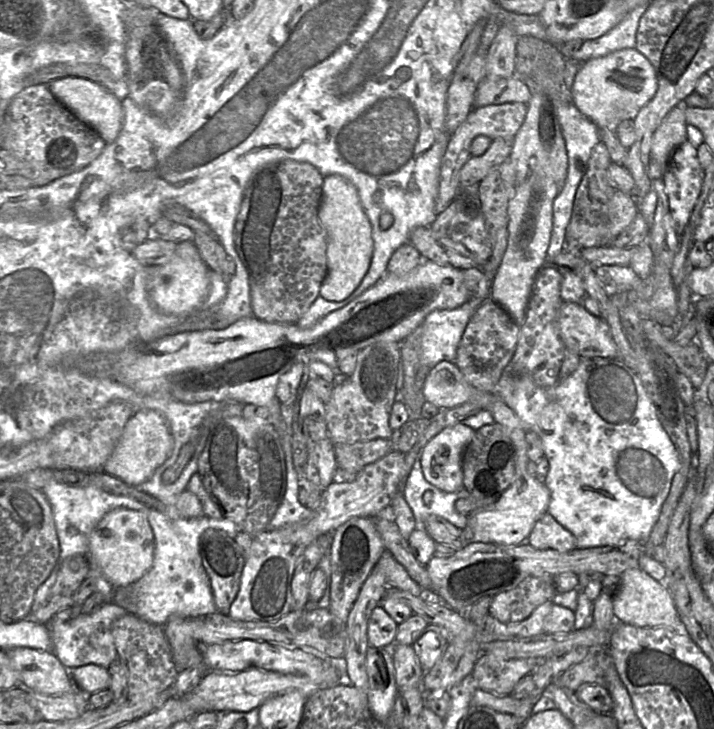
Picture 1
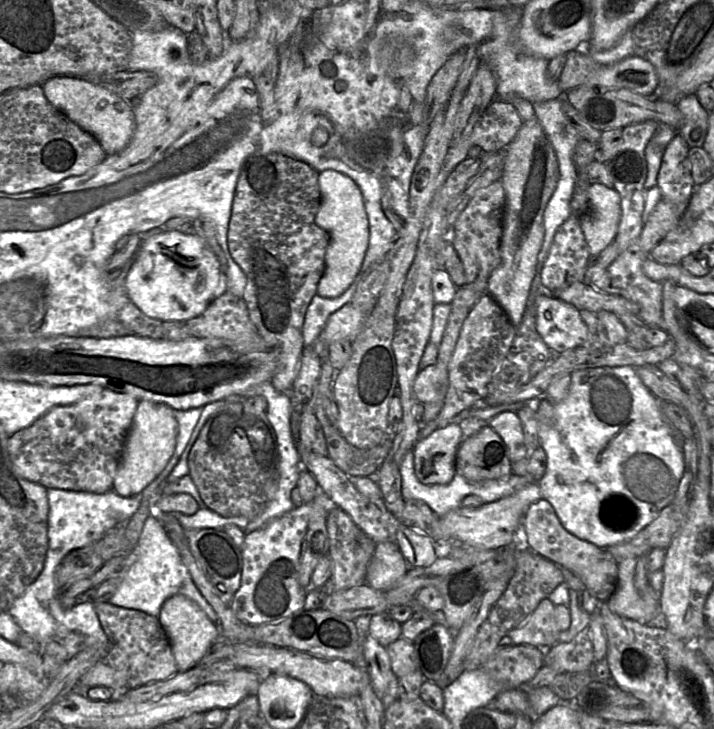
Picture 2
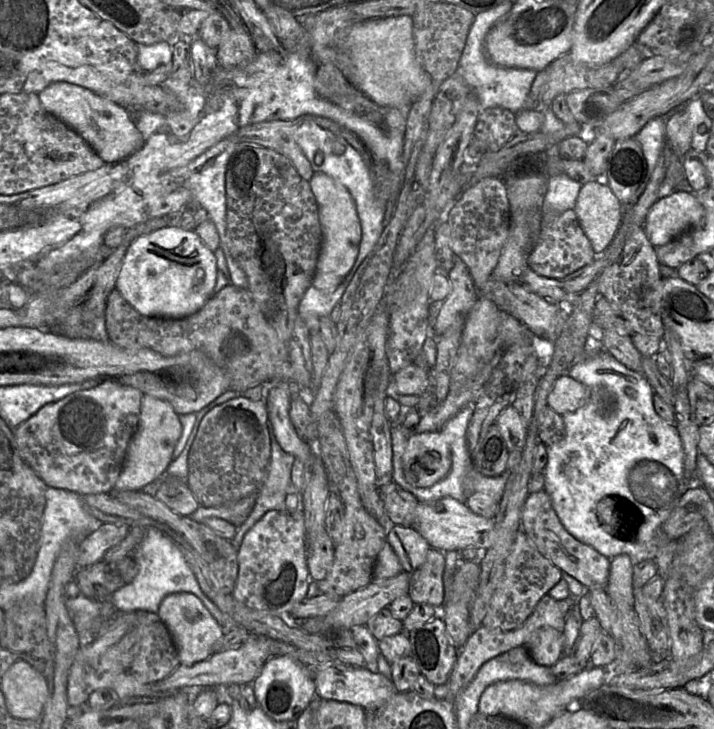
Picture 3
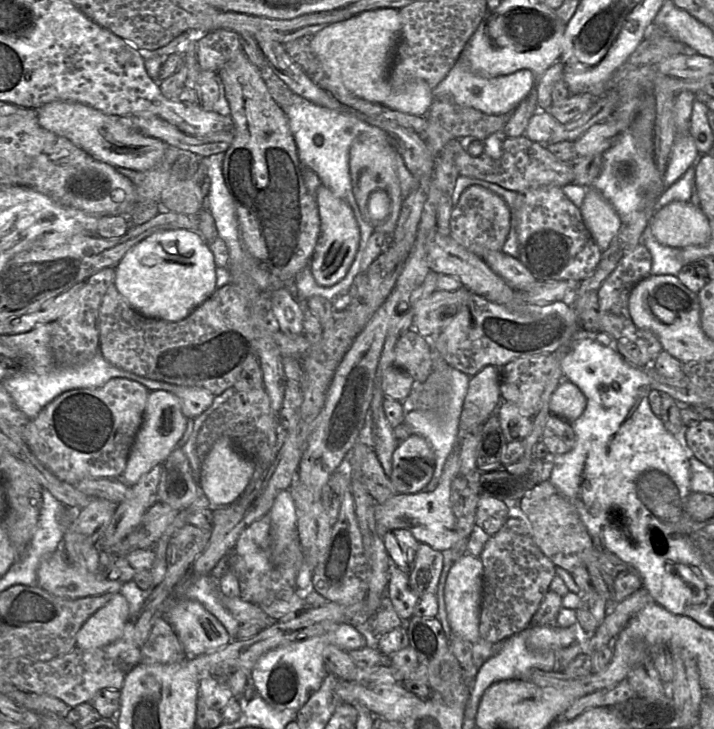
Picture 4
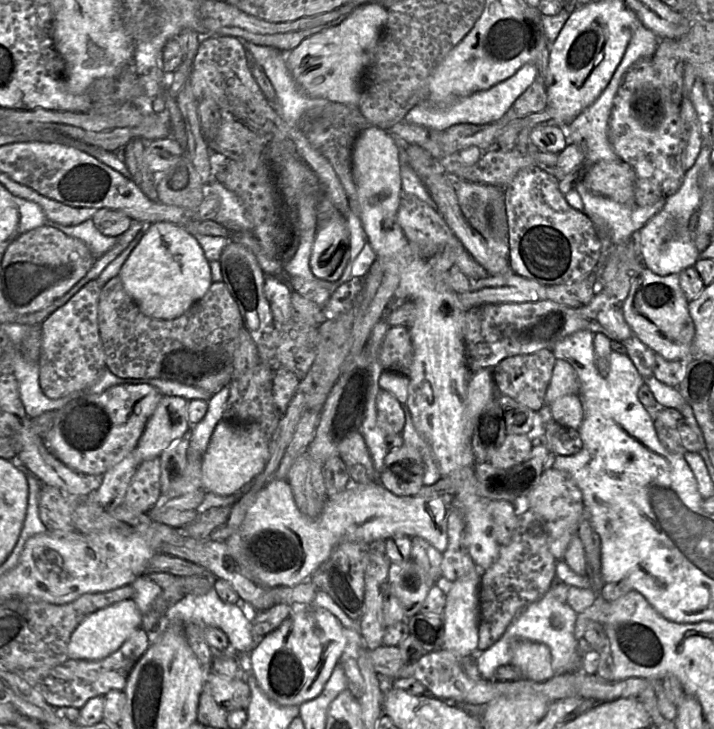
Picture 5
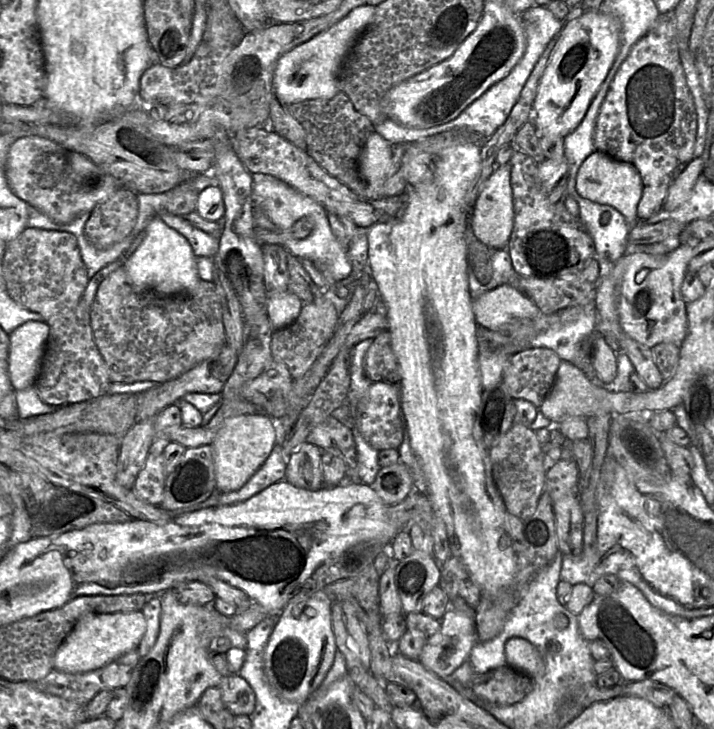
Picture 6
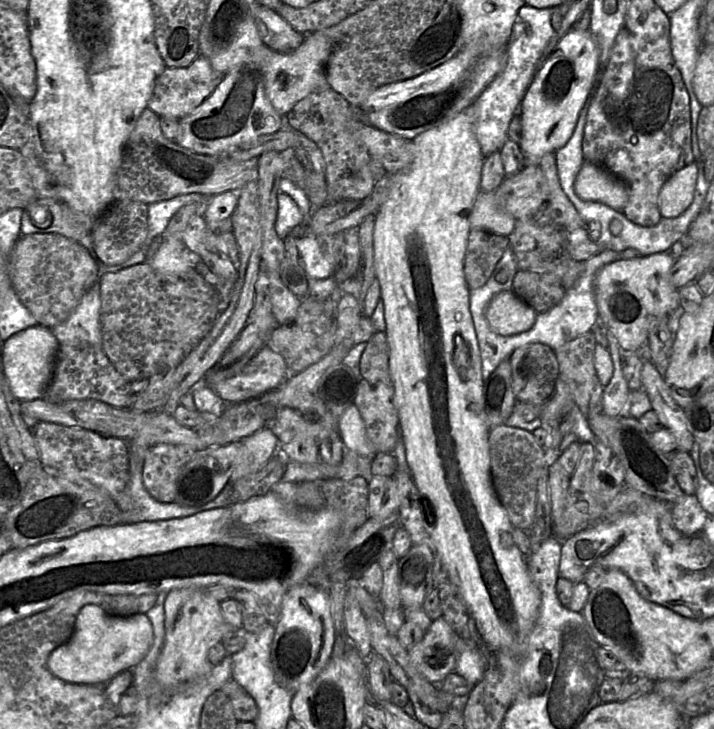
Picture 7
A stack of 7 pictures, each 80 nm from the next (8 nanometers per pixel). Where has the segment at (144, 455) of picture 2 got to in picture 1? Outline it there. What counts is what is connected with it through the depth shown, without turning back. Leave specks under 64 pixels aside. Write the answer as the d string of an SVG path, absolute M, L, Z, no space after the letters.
M151 409L134 411L124 427L104 471L129 486L139 486L147 481L153 472L165 462L173 446L174 440L168 423L159 412Z

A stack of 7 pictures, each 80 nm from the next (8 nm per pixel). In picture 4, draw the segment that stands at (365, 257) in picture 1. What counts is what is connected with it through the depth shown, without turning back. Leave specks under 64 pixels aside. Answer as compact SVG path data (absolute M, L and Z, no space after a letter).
M324 184L315 193L321 219L321 232L311 260L315 281L320 286L333 286L348 272L359 248L360 229L350 205L337 197Z

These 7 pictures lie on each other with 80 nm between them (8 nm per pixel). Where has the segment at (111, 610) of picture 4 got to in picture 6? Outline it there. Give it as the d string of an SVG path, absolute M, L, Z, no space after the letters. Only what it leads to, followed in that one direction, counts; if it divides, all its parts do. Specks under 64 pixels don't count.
M142 611L125 613L86 613L58 648L54 669L67 673L83 673L99 669L119 656L137 649L146 631Z

